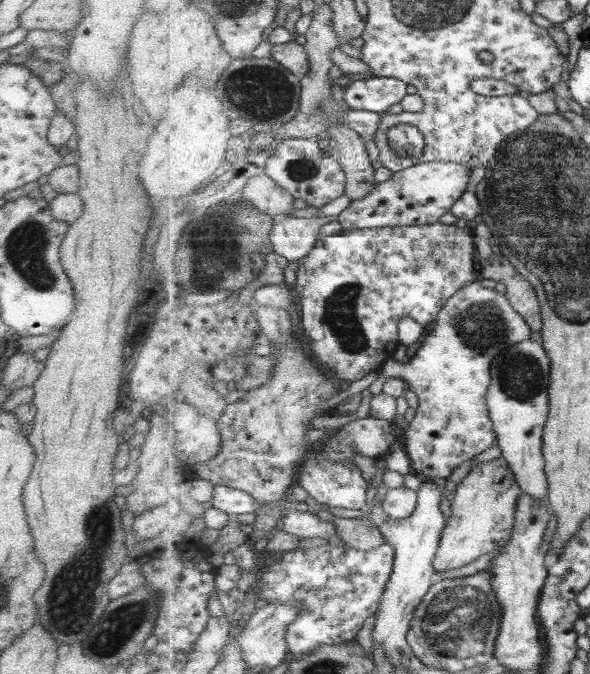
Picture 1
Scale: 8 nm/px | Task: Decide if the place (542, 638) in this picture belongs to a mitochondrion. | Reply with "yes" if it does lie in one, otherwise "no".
no

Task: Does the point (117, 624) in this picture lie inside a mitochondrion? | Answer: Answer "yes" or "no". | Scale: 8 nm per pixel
yes

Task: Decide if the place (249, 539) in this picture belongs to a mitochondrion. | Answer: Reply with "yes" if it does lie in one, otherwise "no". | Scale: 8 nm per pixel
no

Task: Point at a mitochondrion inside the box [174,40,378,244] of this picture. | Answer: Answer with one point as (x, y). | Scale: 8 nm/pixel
(264, 93)

